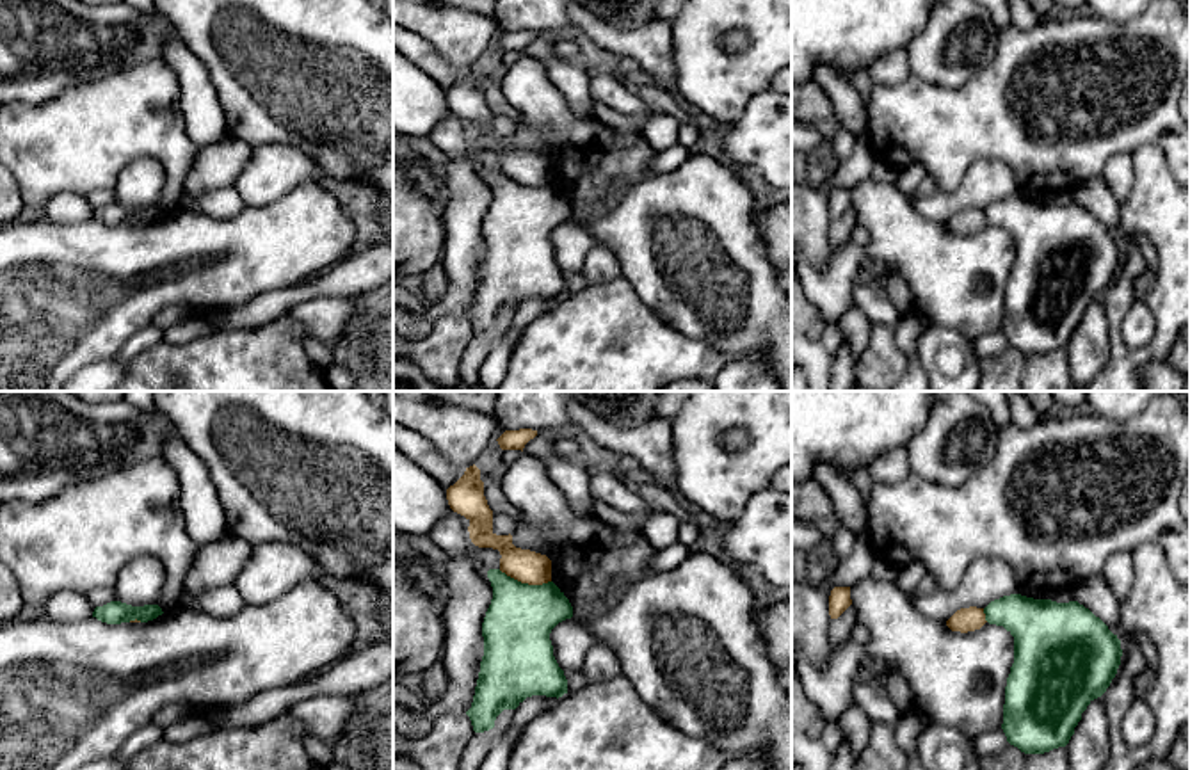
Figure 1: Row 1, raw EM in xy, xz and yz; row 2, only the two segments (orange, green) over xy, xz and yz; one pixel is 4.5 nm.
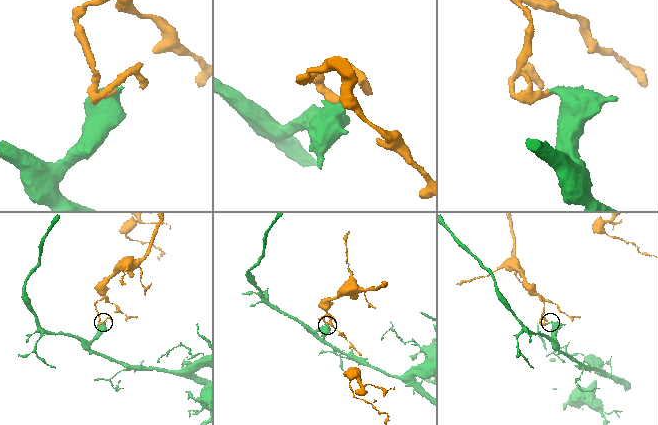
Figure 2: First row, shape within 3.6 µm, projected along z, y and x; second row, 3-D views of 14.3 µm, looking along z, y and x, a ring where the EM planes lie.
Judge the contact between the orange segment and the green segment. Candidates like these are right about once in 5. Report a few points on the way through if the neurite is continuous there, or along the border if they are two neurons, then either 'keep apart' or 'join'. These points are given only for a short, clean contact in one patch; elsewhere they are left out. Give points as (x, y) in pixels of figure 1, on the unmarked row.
border along xz (498, 171), (529, 185), (550, 184); keep apart

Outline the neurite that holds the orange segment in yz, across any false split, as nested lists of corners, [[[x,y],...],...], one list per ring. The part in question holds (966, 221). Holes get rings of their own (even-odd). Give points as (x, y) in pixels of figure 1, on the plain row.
[[[969,208],[969,210],[961,210],[957,212],[948,222],[946,228],[952,233],[975,233],[980,231],[985,226],[985,215],[984,210]]]

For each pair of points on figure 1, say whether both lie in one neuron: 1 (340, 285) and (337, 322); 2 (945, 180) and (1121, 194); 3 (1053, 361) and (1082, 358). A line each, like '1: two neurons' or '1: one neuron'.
1: two neurons
2: two neurons
3: two neurons

